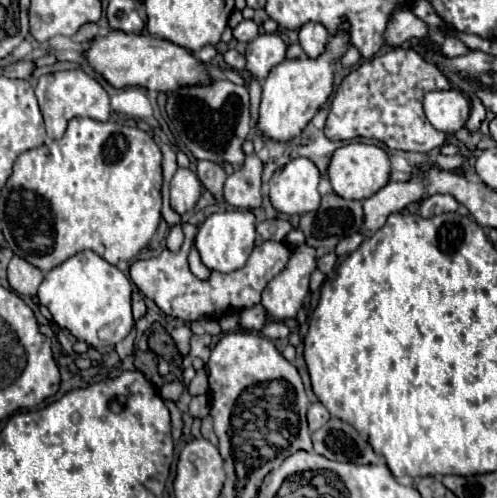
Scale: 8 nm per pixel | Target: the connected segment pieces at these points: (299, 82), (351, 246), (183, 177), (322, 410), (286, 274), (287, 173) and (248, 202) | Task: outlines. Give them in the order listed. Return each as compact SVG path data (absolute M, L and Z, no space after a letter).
M347 24L341 28L343 32L331 36L327 42L327 50L319 58L299 58L299 60L283 60L279 66L271 70L271 74L263 80L263 94L259 104L259 120L257 132L275 142L289 142L291 138L299 136L305 124L315 116L315 112L327 102L333 88L333 72L337 60L349 48L349 34Z
M355 232L344 238L339 242L335 248L335 253L338 258L347 256L349 253L355 251L363 242L364 236L360 232Z
M179 168L171 180L171 208L177 214L185 214L193 210L201 196L201 182L195 172L189 168Z
M315 402L315 404L309 406L307 422L309 422L309 430L311 432L315 432L317 428L321 428L327 420L329 420L329 412L327 412L327 408L321 402Z
M301 244L293 250L293 256L283 272L279 272L265 288L261 306L265 308L267 322L295 318L309 292L309 276L317 266L317 250Z
M297 158L279 168L269 180L269 198L283 214L305 214L317 210L321 194L317 190L321 172L309 158Z
M255 154L245 156L243 166L225 178L225 200L239 210L253 210L261 206L261 170L263 164Z

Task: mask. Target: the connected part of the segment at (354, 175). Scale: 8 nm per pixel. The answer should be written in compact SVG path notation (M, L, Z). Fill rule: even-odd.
M351 142L347 146L337 148L333 154L333 160L329 164L329 180L335 188L335 192L345 198L345 200L363 200L379 192L391 176L391 160L389 154L375 146L375 144L361 144L361 142Z

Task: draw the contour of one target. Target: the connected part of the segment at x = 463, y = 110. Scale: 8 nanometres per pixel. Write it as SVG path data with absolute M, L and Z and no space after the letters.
M459 90L449 92L429 92L423 100L425 116L437 128L445 134L455 134L461 130L469 118L469 100Z

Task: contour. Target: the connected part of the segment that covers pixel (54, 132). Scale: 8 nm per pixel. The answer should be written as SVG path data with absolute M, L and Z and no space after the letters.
M63 70L63 72L53 72L53 74L41 76L35 86L35 96L39 100L39 108L45 118L47 136L51 140L61 138L67 128L67 122L75 116L87 116L87 118L93 118L99 122L107 122L111 116L109 94L103 90L103 86L95 78L91 78L83 70Z

